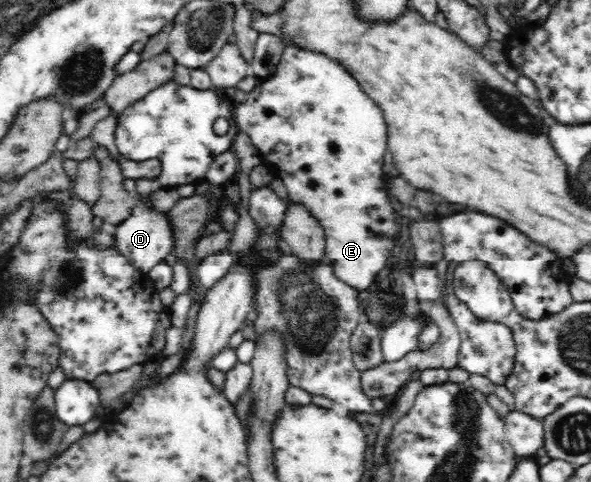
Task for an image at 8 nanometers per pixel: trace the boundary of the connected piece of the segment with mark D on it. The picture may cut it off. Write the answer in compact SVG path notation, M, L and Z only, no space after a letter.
M138 192L132 196L135 198L136 206L132 210L132 215L117 226L115 248L124 258L128 258L135 268L139 268L142 272L149 272L154 266L164 262L168 255L173 254L176 246L174 229L168 214L152 209L144 203L144 199Z

